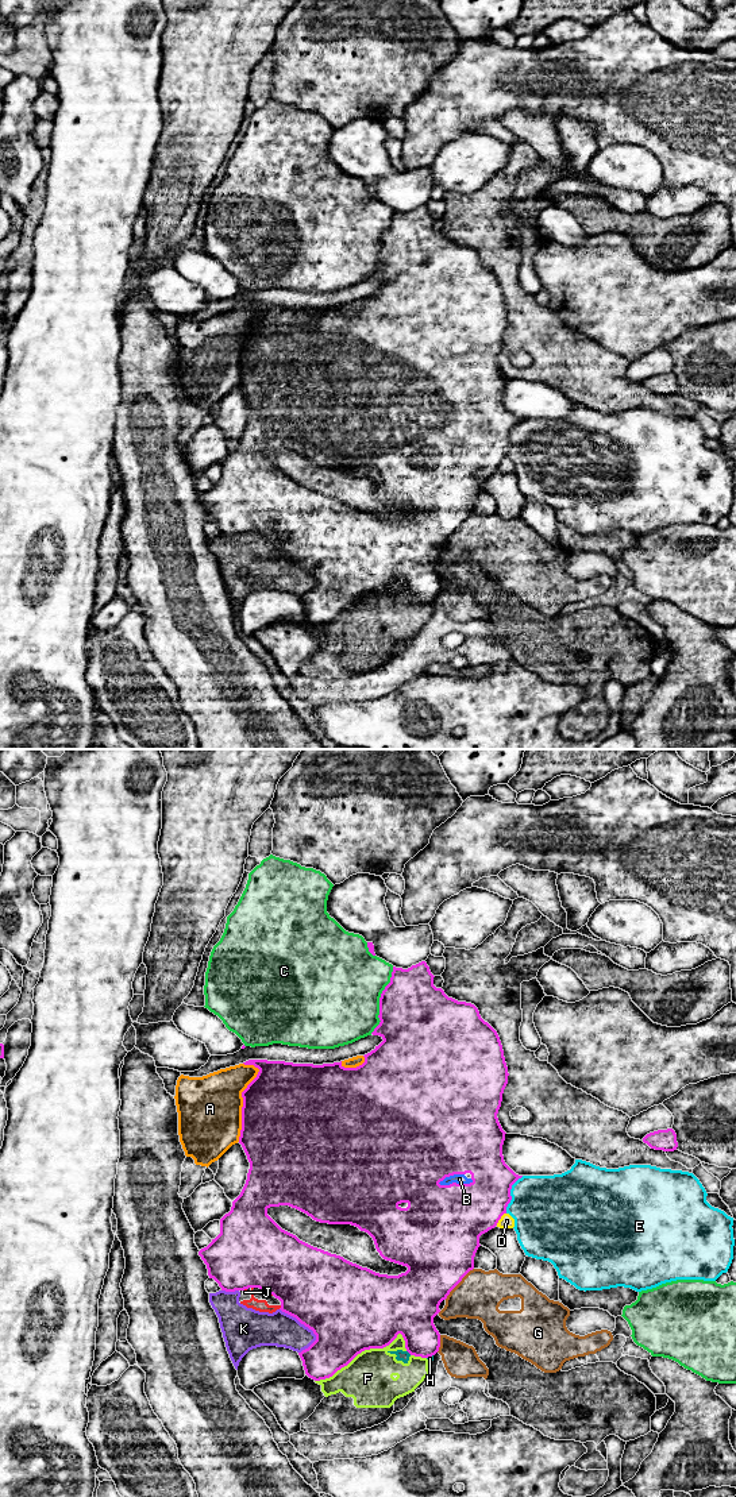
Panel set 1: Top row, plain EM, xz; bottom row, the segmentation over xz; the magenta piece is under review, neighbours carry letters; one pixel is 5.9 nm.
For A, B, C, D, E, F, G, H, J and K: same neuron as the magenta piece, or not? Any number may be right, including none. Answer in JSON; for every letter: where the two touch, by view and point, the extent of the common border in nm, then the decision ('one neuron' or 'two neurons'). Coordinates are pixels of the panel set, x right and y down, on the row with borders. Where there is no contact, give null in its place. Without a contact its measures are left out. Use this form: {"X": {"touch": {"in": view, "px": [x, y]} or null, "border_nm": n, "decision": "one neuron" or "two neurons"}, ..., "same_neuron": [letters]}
{"A": {"touch": {"in": "xz", "px": [242, 1096]}, "border_nm": 480, "decision": "two neurons"}, "B": {"touch": {"in": "xz", "px": [455, 1183]}, "border_nm": 220, "decision": "two neurons"}, "C": {"touch": {"in": "xz", "px": [380, 1000]}, "border_nm": 420, "decision": "two neurons"}, "D": {"touch": {"in": "xz", "px": [500, 1218]}, "border_nm": 100, "decision": "two neurons"}, "E": {"touch": {"in": "xz", "px": [509, 1193]}, "border_nm": 240, "decision": "two neurons"}, "F": {"touch": {"in": "xz", "px": [361, 1351]}, "border_nm": 600, "decision": "two neurons"}, "G": {"touch": {"in": "xz", "px": [458, 1283]}, "border_nm": 260, "decision": "two neurons"}, "H": {"touch": {"in": "xz", "px": [409, 1353]}, "border_nm": 40, "decision": "two neurons"}, "J": {"touch": {"in": "xz", "px": [281, 1307]}, "border_nm": 30, "decision": "two neurons"}, "K": {"touch": {"in": "xz", "px": [308, 1327]}, "border_nm": 300, "decision": "two neurons"}, "same_neuron": []}

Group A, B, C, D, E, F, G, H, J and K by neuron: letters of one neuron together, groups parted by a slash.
A / B / C / D / E / F H / G / J K

